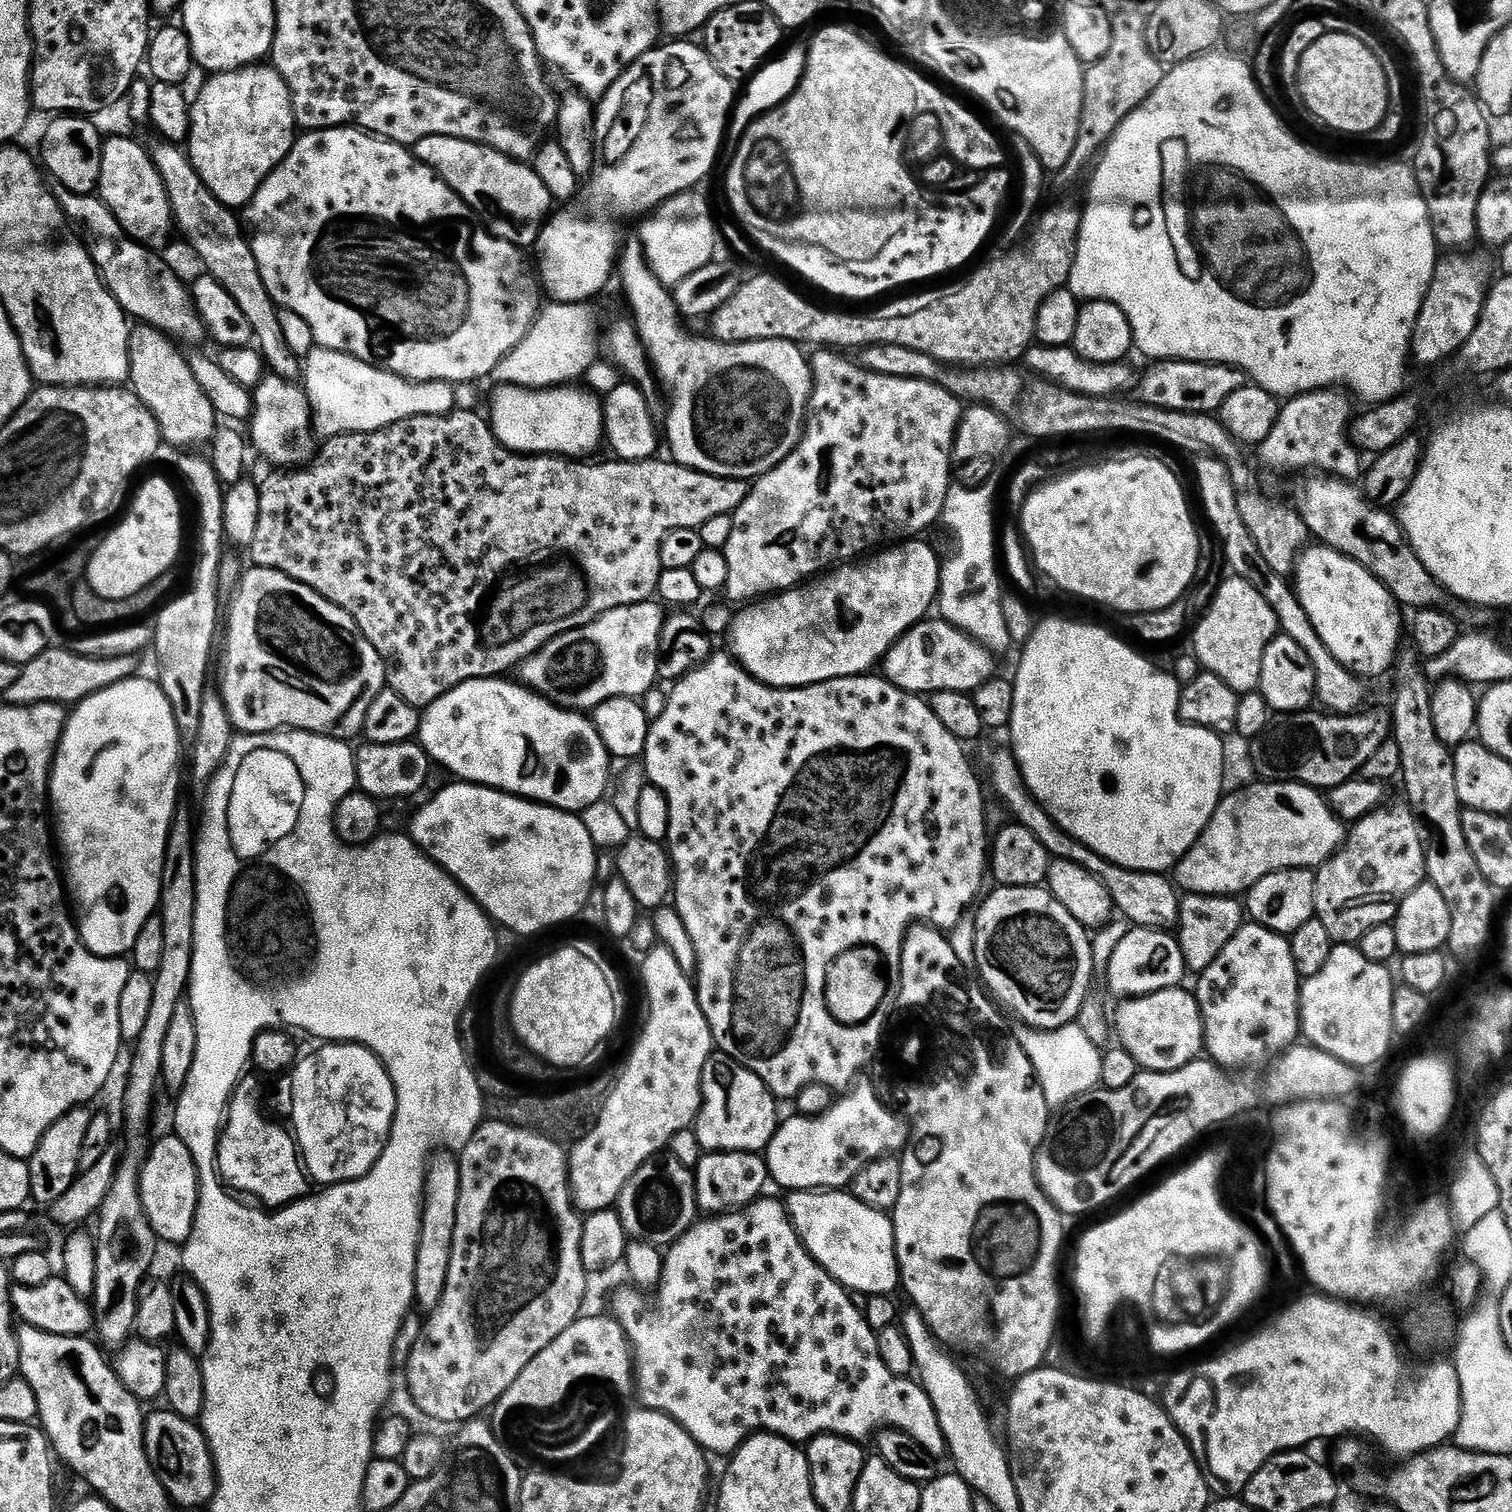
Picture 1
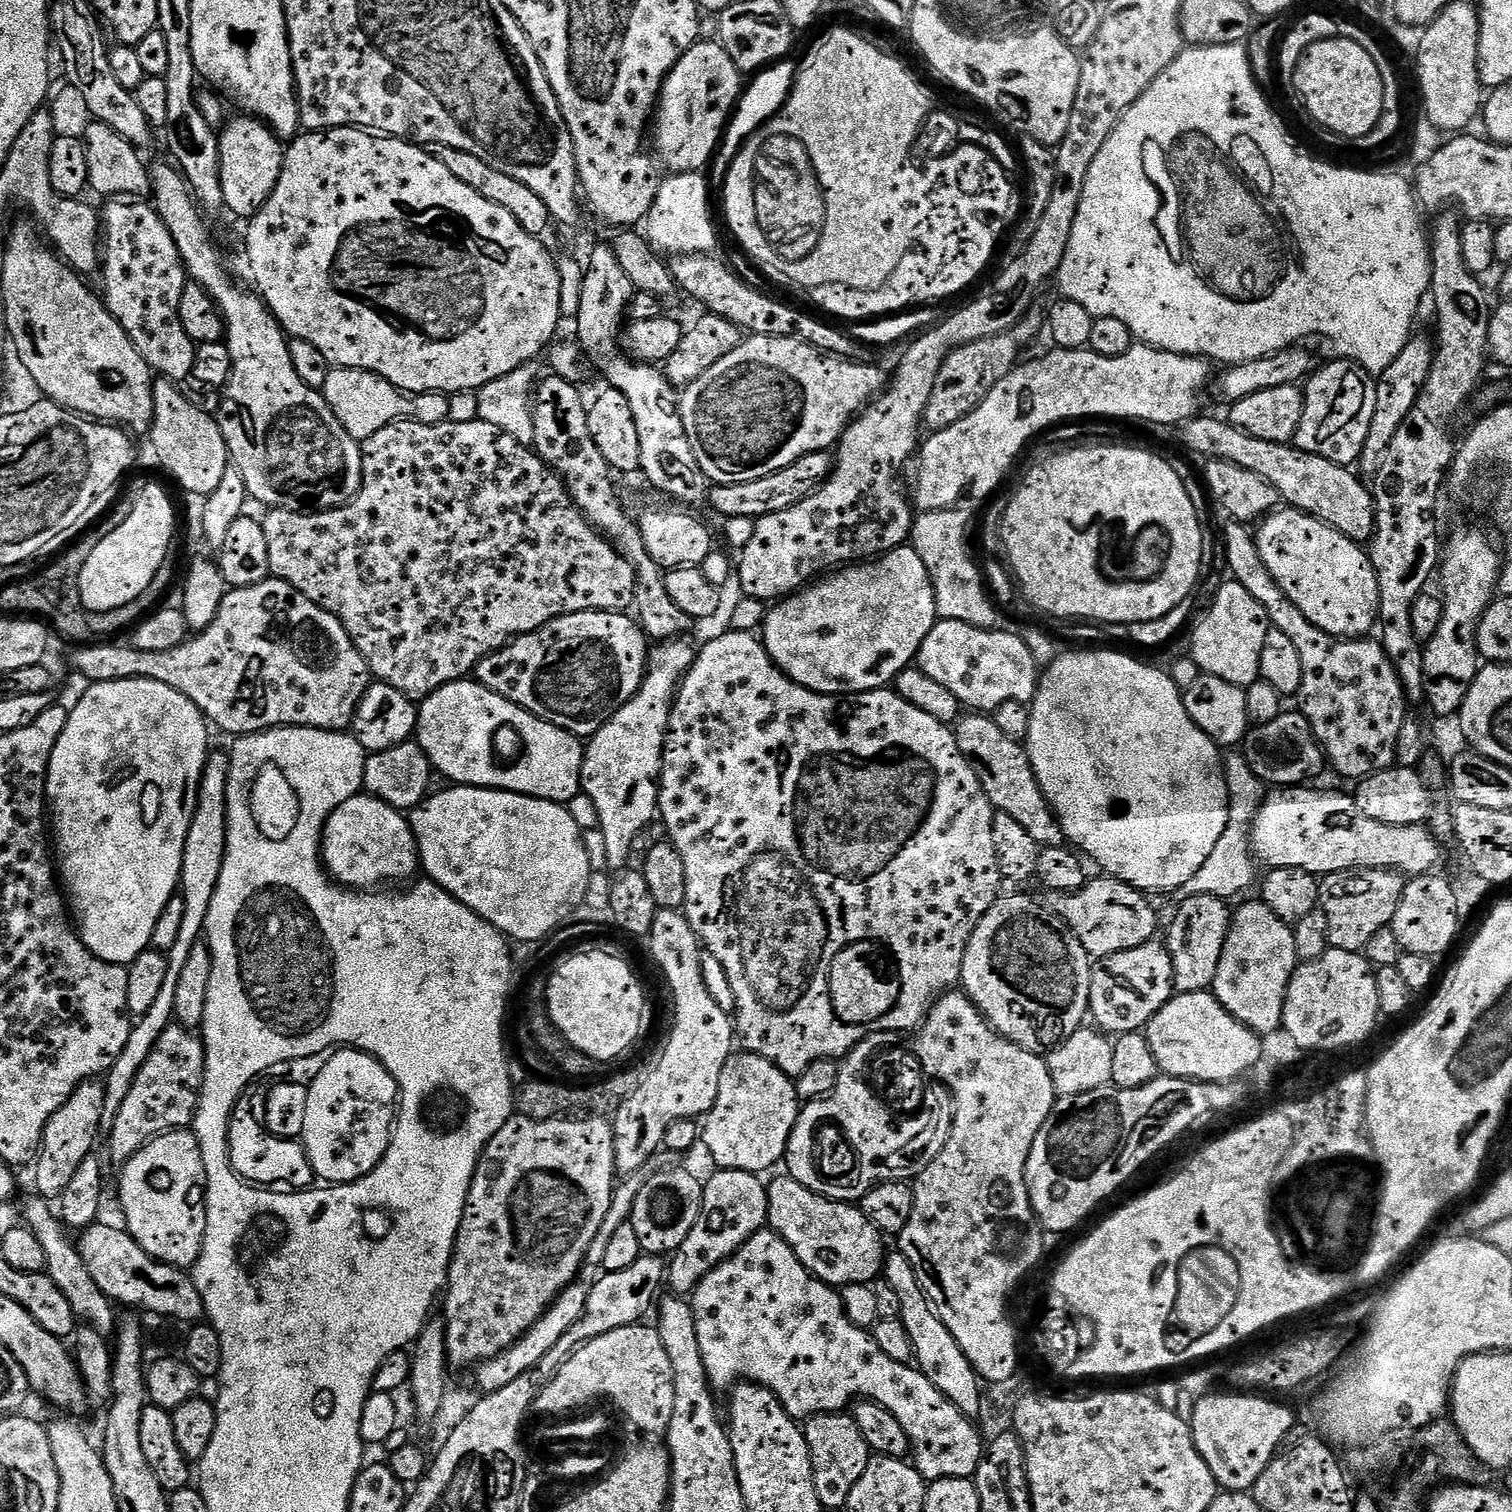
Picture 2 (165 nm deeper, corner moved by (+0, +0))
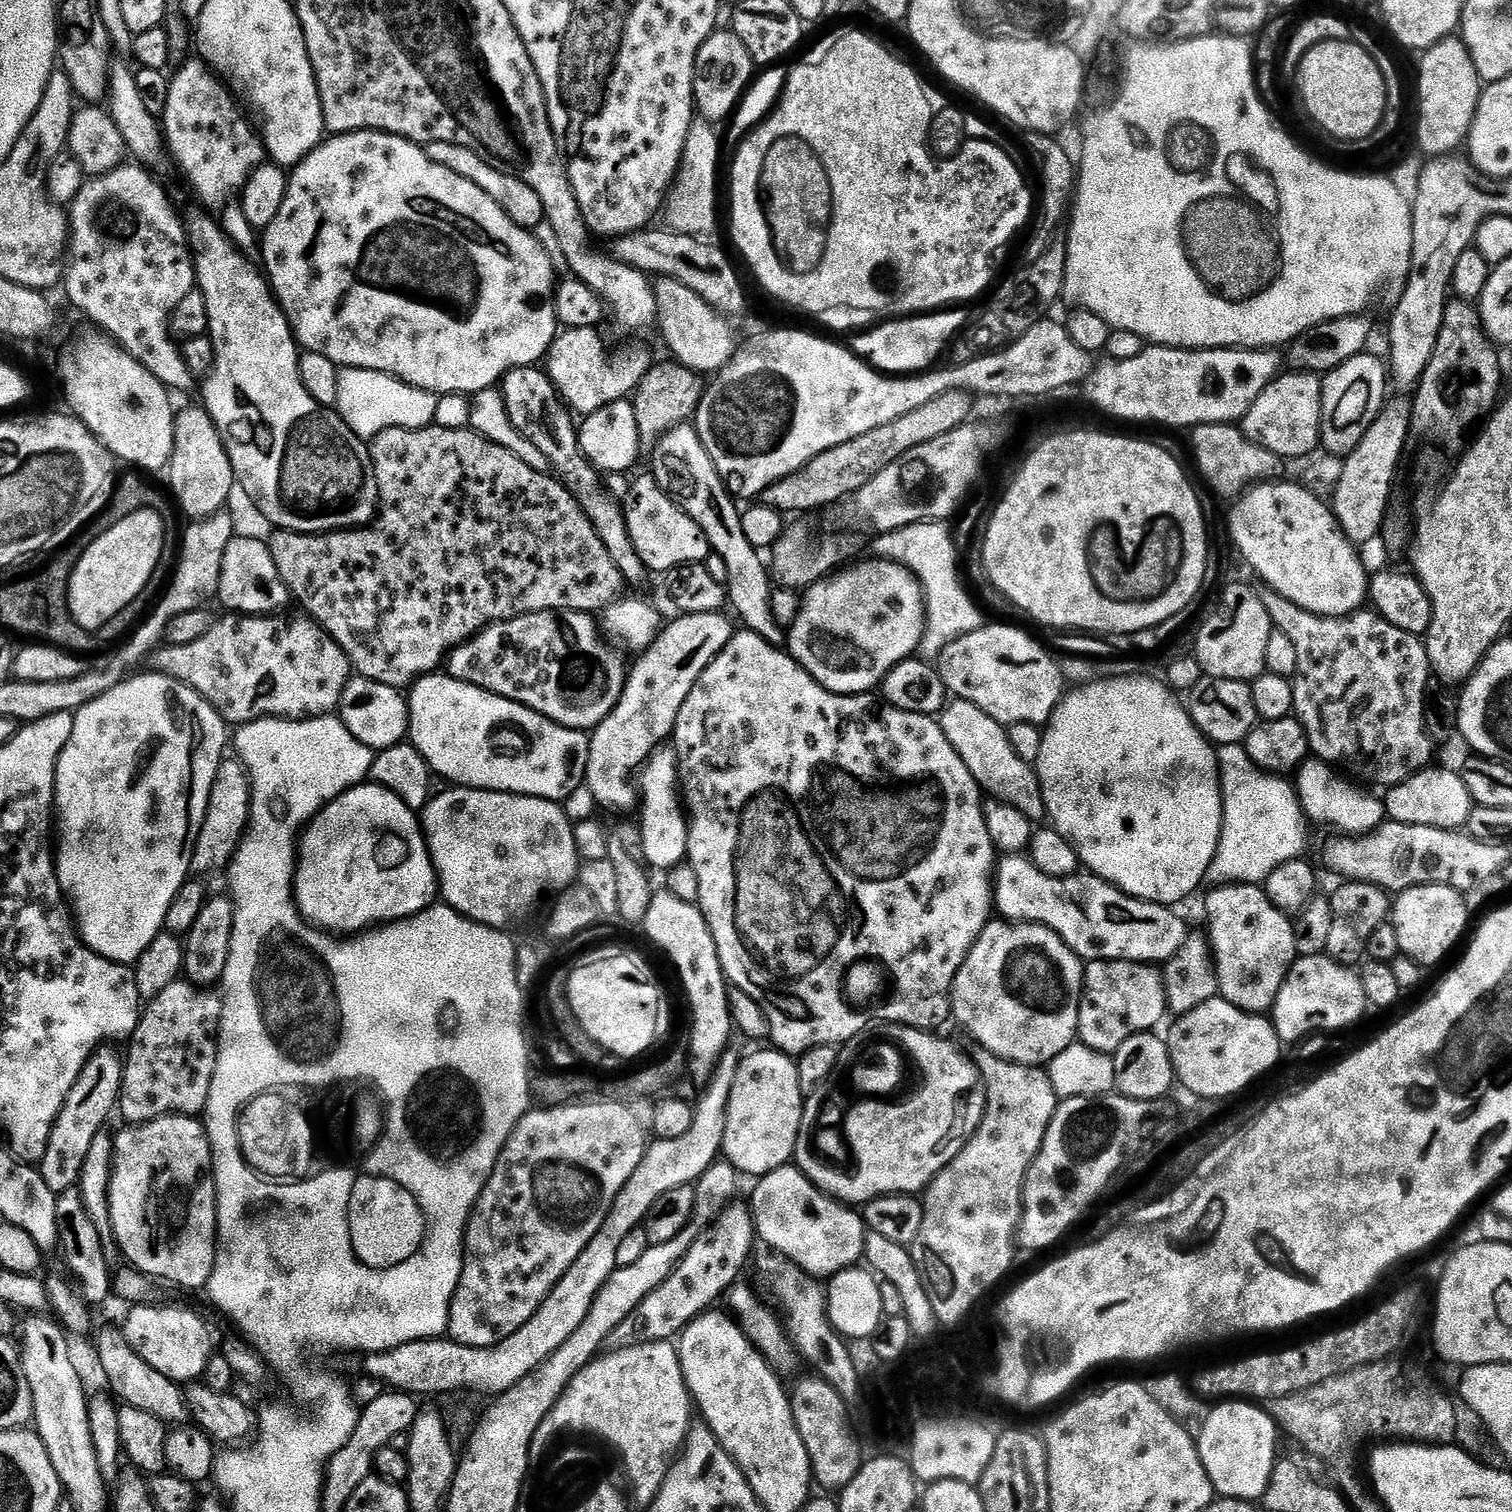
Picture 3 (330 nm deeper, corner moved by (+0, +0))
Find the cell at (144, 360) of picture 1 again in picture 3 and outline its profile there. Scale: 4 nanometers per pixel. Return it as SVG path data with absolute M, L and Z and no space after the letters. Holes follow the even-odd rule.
M203 406L179 409L174 426L174 450L166 469L172 492L189 521L205 520L225 507L232 496L236 475L232 473L230 458L224 449L222 438Z

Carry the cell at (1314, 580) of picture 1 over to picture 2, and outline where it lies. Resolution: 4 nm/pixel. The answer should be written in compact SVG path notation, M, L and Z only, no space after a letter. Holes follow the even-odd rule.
M1287 506L1265 516L1254 535L1266 570L1311 624L1341 638L1364 638L1371 628L1373 631L1377 627L1378 578L1371 555L1365 549L1363 552L1357 541L1326 526L1326 522Z

